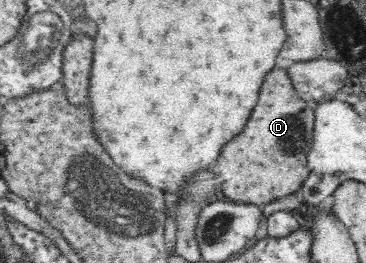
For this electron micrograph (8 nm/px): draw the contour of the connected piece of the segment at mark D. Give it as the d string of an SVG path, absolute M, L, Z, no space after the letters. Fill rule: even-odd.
M274 64L274 68L264 76L260 98L246 130L220 148L218 160L224 160L224 164L212 166L216 174L226 178L222 188L224 194L234 202L262 205L301 188L309 172L306 156L312 146L314 125L315 107L298 95L289 69Z

